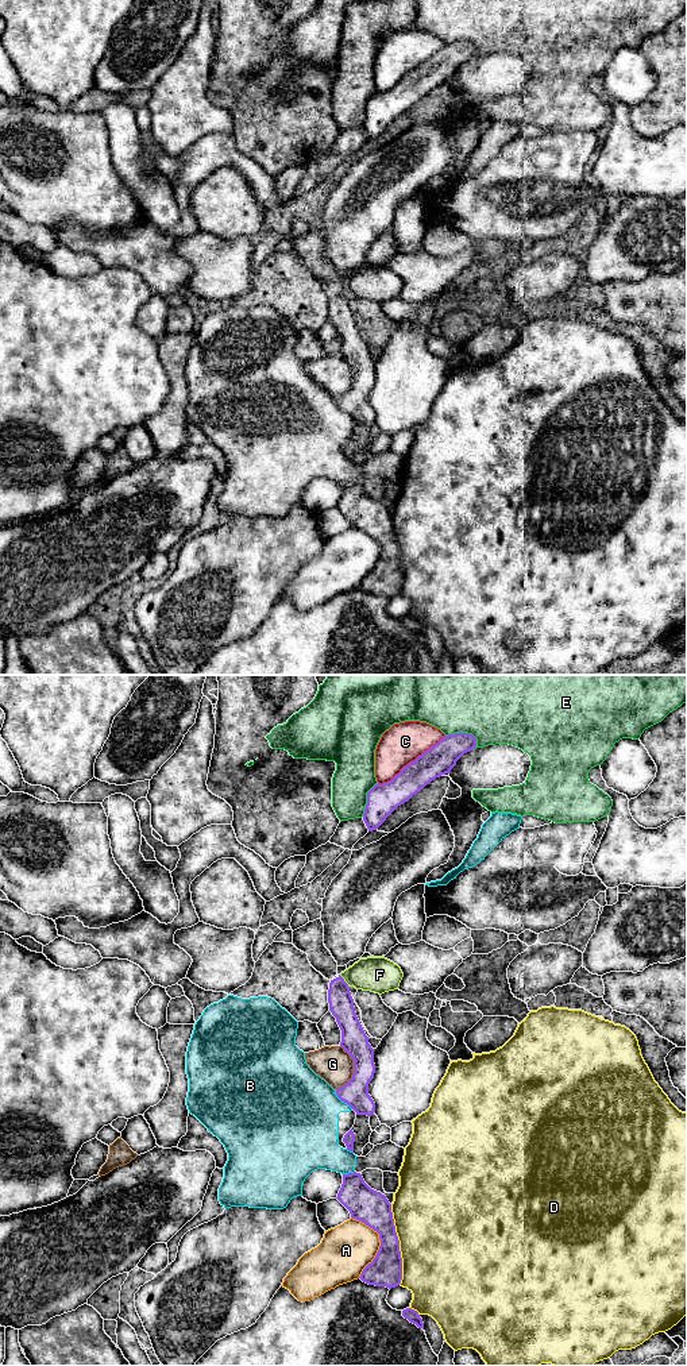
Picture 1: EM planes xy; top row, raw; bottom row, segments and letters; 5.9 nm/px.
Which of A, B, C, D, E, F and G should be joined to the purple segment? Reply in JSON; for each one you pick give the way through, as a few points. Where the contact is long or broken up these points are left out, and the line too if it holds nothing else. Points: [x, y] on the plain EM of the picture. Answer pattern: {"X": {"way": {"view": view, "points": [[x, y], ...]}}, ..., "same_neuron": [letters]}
{"same_neuron": ["F"]}

